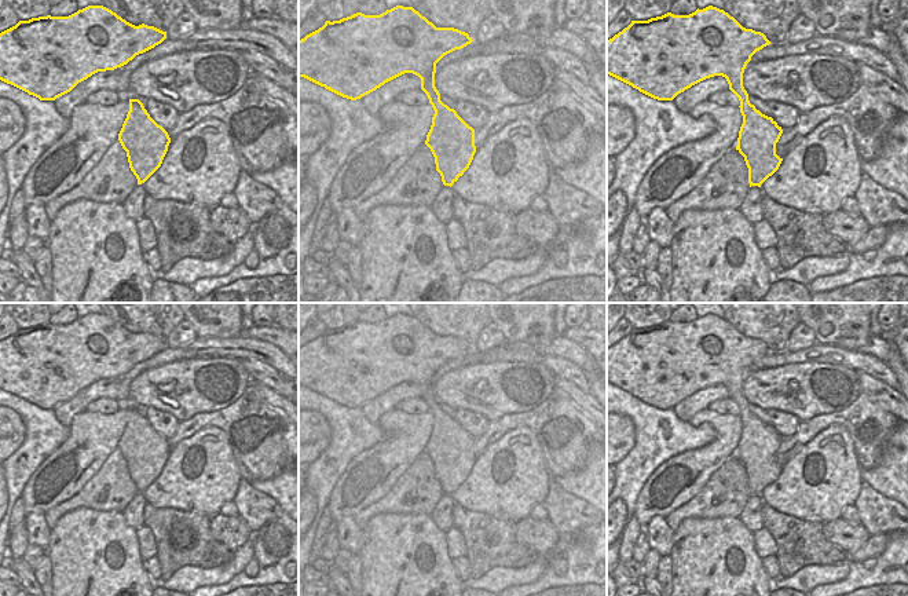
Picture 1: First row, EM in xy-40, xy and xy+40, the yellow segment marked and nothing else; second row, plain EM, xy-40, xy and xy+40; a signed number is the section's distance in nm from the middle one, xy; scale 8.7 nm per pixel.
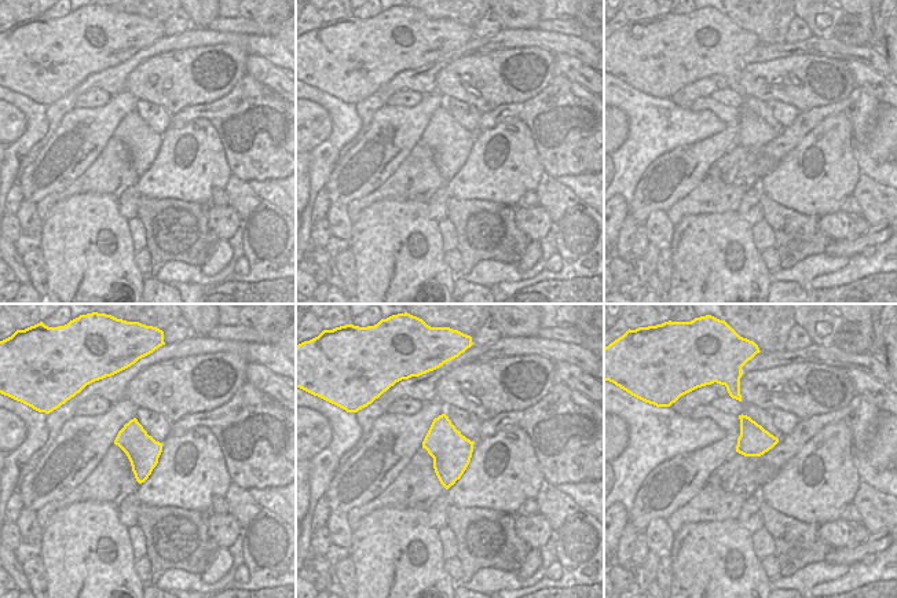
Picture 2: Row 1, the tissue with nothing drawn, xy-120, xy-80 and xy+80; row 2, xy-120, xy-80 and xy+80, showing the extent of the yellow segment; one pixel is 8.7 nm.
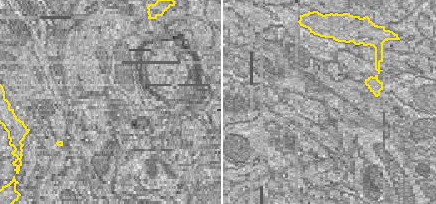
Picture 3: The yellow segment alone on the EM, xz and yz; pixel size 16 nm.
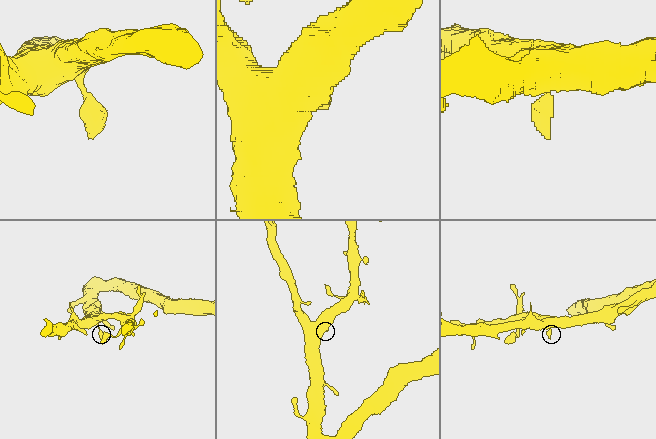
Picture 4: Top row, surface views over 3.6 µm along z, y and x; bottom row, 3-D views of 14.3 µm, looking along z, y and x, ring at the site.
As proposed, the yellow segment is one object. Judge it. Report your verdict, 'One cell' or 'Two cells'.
One cell

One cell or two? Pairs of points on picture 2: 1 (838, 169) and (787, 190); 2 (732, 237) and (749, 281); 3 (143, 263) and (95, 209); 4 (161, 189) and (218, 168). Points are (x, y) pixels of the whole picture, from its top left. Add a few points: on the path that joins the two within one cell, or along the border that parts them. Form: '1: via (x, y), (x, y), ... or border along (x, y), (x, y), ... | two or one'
1: via (826, 178), (800, 182) | one
2: via (744, 245), (749, 268) | one
3: border along (134, 253), (134, 261), (145, 275) | two
4: via (175, 175), (178, 172), (204, 172) | one

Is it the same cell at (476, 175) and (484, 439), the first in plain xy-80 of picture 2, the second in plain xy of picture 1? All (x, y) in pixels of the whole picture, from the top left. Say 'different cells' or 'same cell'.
different cells

